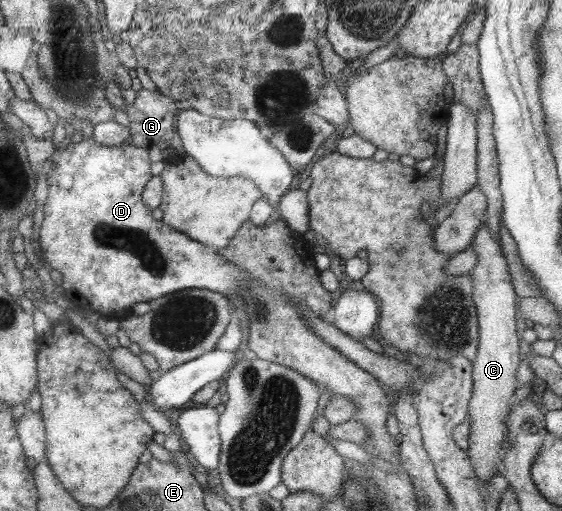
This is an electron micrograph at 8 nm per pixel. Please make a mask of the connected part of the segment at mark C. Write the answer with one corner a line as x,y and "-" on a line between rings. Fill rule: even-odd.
486,225
476,231
468,248
476,254
476,265
469,270
474,294
472,296
476,312
479,312
479,351
471,361
474,391
470,398
470,434
468,434
468,454
474,463
479,480
487,482
496,476
496,466
500,462
498,450
506,435
510,398
514,394
514,372
518,366
518,338
516,338
516,304
506,262
502,258
500,246
491,236

